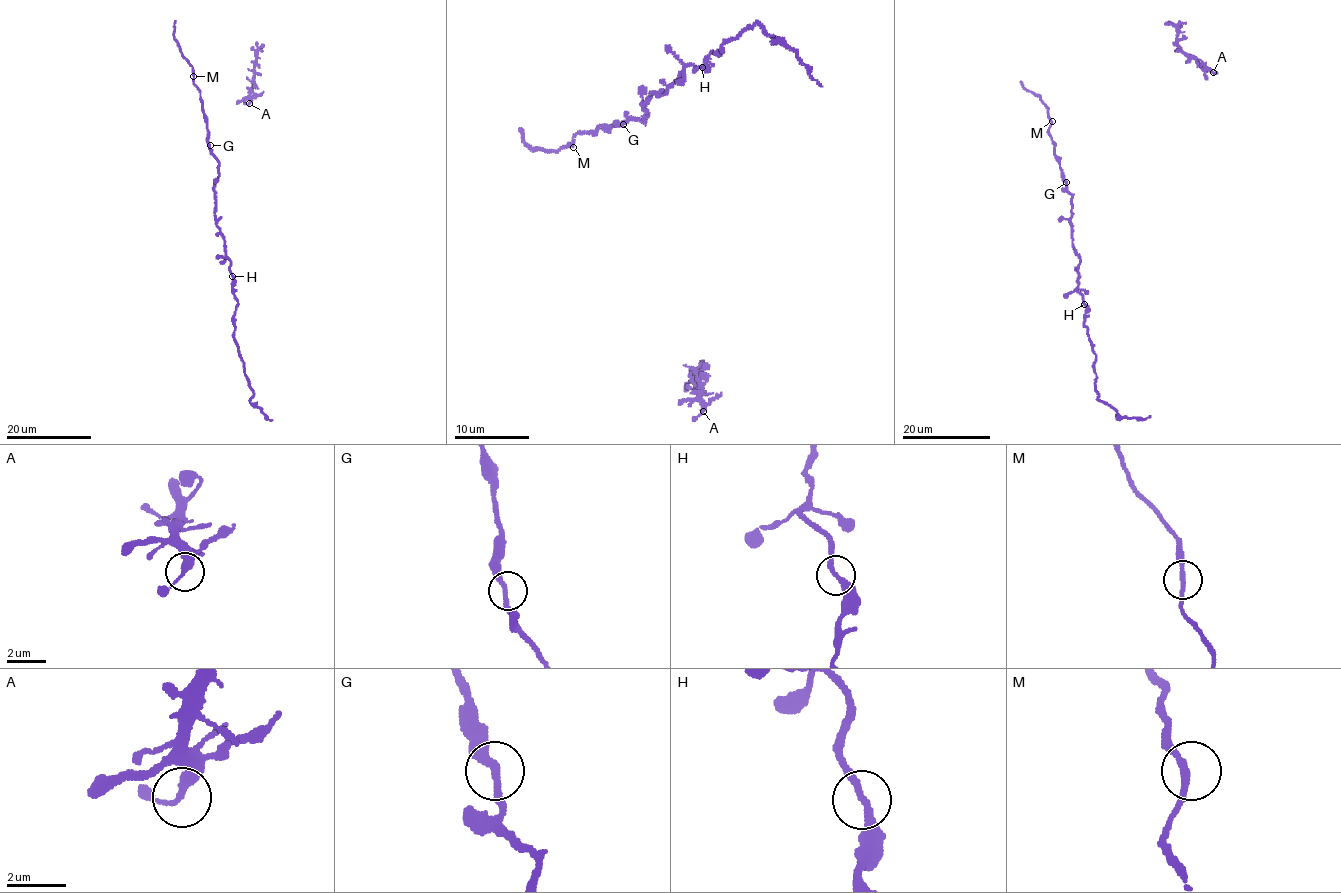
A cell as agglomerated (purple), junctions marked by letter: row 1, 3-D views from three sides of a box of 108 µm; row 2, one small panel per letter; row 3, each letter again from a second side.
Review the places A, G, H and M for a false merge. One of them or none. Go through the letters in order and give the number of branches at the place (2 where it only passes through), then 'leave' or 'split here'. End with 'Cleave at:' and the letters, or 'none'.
A: 2 branches meet; leave
G: 2 branches meet; leave
H: 2 branches meet; leave
M: 2 branches meet; leave
Cleave at: none

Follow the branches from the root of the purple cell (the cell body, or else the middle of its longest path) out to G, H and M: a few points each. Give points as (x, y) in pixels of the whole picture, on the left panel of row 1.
G: (218, 176), (218, 162), (210, 145)
H: (218, 176), (214, 185), (215, 220), (224, 239), (225, 256), (230, 261), (233, 276)
M: (218, 176), (218, 162), (210, 147), (203, 101), (193, 82), (193, 76)

